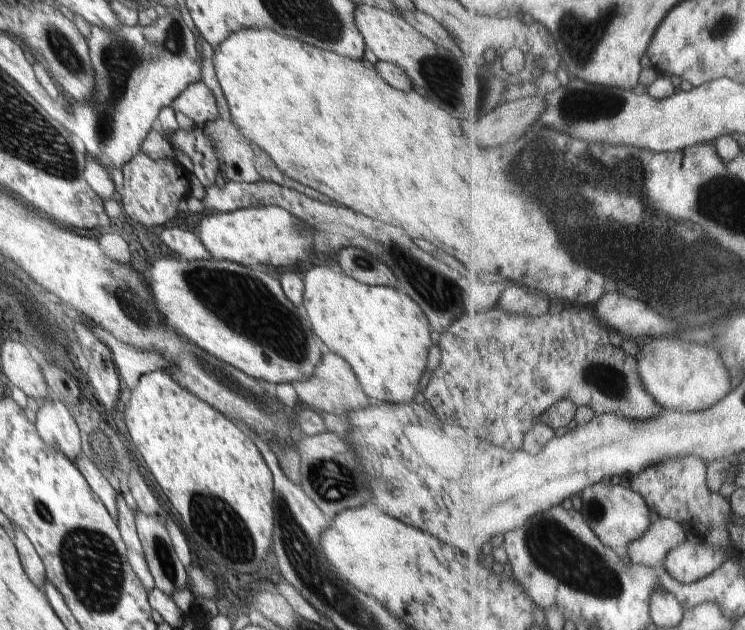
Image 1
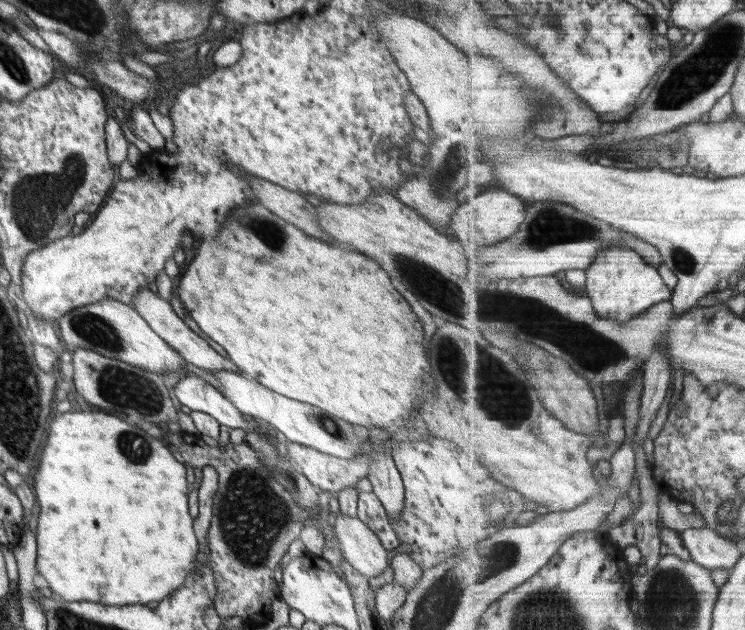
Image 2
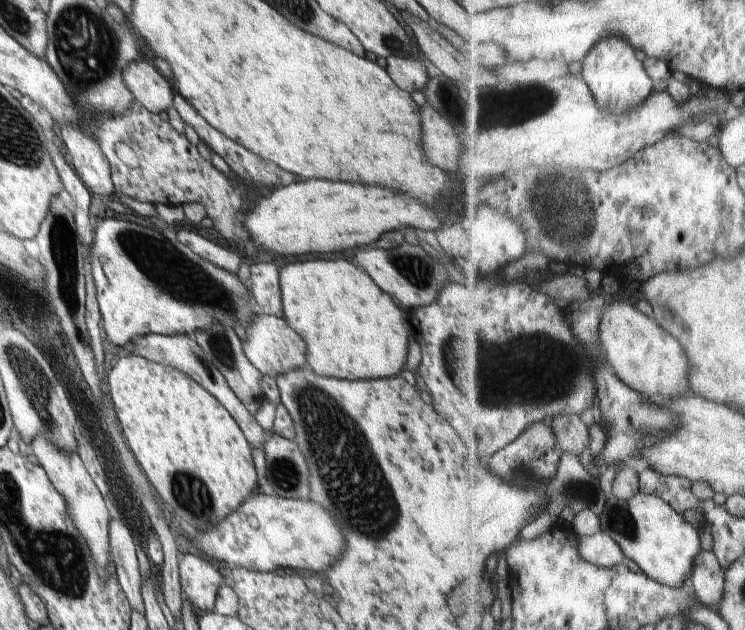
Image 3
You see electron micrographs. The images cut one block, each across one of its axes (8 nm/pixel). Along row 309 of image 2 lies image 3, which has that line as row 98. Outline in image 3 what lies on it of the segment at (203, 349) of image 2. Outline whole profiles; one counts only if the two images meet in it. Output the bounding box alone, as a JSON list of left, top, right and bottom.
[124,61,174,112]

